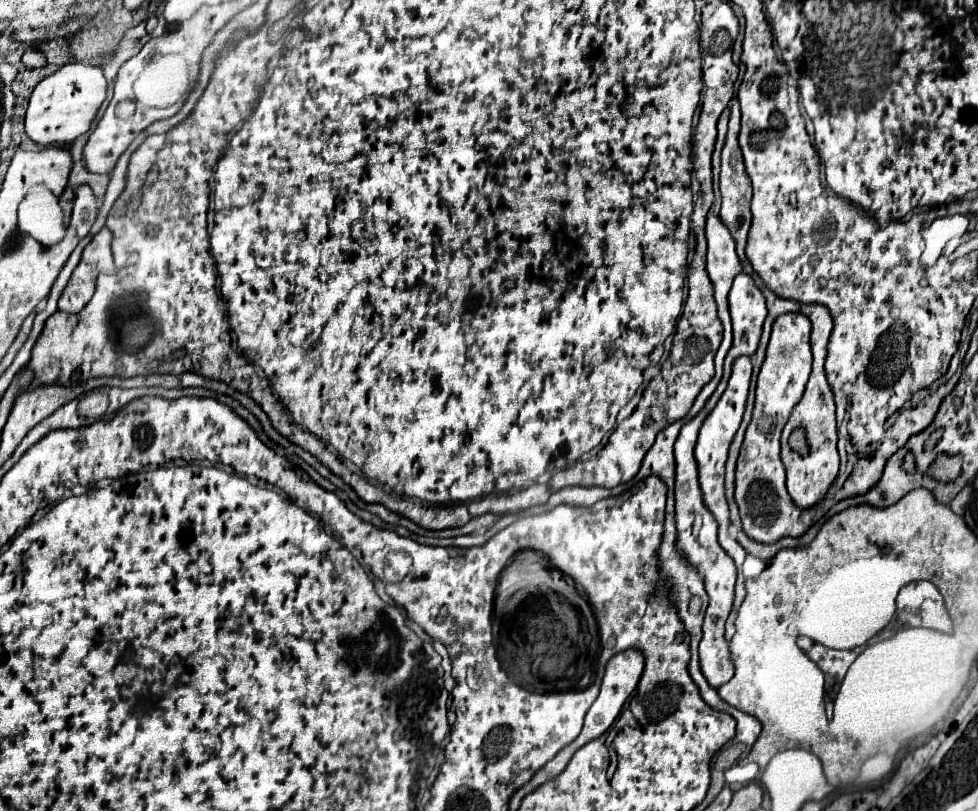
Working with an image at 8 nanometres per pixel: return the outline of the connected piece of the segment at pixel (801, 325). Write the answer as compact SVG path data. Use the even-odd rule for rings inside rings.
M785 313L785 315L777 317L775 323L773 323L773 333L771 333L771 339L769 339L767 357L763 361L763 367L761 367L759 379L757 379L755 408L753 409L751 423L745 431L745 439L743 439L737 460L737 463L739 461L743 463L743 483L785 483L785 467L783 467L781 457L779 457L779 439L781 439L781 431L783 431L793 407L803 397L803 389L809 381L809 373L811 373L809 333L811 333L811 325L809 325L807 317L803 317L799 313Z

